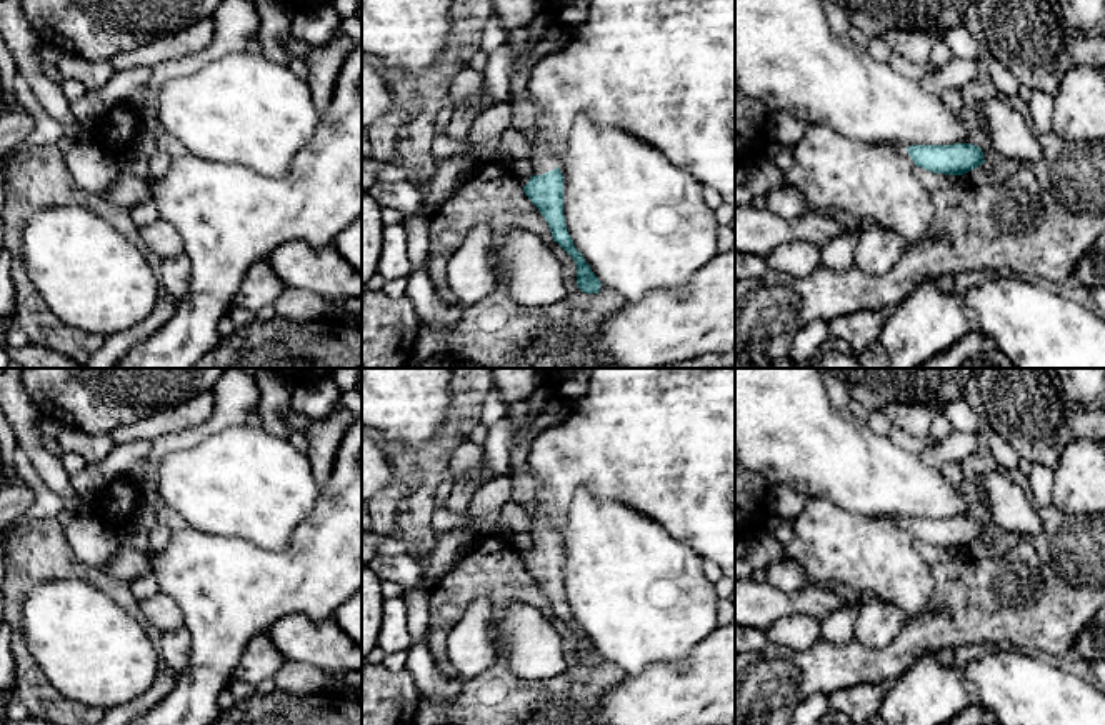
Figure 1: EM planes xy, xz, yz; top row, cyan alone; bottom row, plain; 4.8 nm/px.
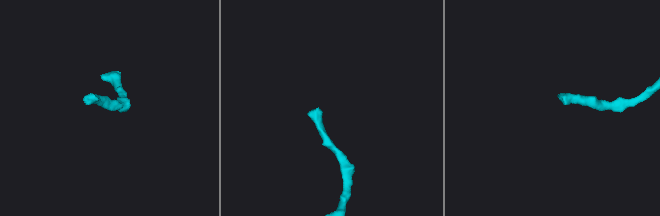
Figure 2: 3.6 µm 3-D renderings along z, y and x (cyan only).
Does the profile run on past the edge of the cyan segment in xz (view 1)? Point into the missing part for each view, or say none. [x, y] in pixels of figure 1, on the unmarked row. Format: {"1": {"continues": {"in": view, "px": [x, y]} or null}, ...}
{"1": {"continues": {"in": "xz", "px": [524, 484]}}}

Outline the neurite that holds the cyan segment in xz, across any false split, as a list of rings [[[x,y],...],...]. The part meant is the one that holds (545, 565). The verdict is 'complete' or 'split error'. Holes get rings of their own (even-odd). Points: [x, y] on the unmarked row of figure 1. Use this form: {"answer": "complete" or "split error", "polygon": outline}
{"answer": "split error", "polygon": [[[532,423],[515,430],[510,442],[508,460],[508,477],[512,480],[510,500],[522,507],[532,522],[532,542],[535,548],[523,558],[523,565],[548,597],[553,615],[577,637],[577,660],[585,667],[598,667],[602,657],[583,628],[575,622],[567,603],[563,588],[563,548],[558,542],[560,533],[538,507],[538,482],[528,463],[532,445],[530,428]]]}

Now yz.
{"answer": "split error", "polygon": [[[972,517],[890,520],[933,547],[963,548],[985,535],[982,522]]]}

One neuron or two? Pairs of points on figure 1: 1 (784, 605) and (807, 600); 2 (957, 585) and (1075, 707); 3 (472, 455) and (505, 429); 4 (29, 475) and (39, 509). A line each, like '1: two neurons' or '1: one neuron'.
1: one neuron
2: two neurons
3: two neurons
4: one neuron

